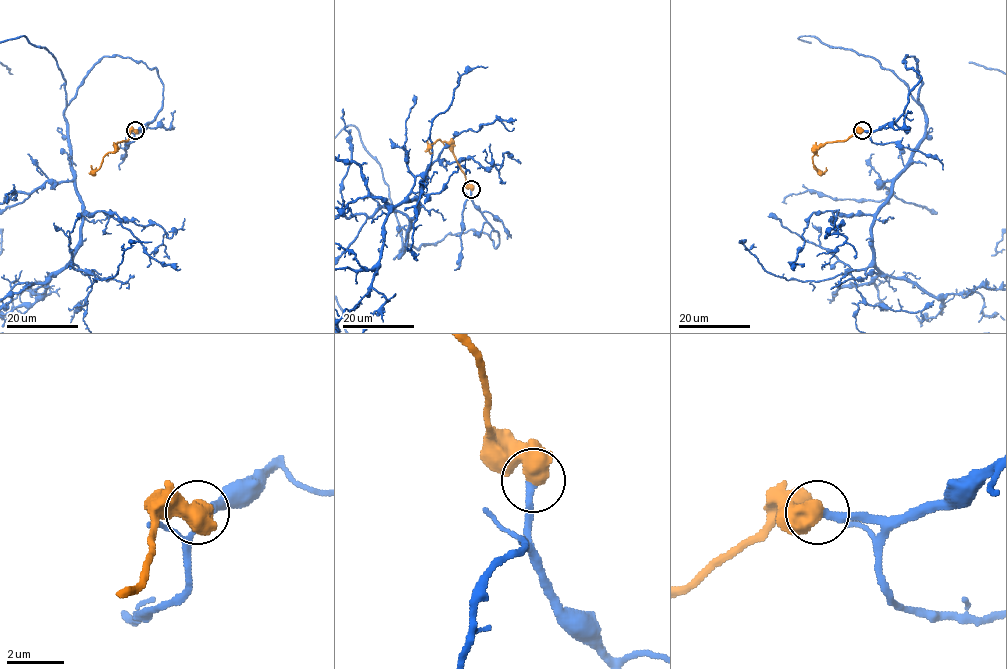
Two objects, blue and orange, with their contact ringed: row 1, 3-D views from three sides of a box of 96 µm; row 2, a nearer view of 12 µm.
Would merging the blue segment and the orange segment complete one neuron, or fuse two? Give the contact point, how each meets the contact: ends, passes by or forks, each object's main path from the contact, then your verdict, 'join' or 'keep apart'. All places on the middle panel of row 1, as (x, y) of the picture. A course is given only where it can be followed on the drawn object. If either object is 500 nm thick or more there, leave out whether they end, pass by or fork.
place (471, 189); course blue (471, 189), (499, 244), (468, 230), (418, 249), (354, 126); course orange (471, 189), (450, 143), (436, 140), (431, 145), (429, 152), (432, 153); join

